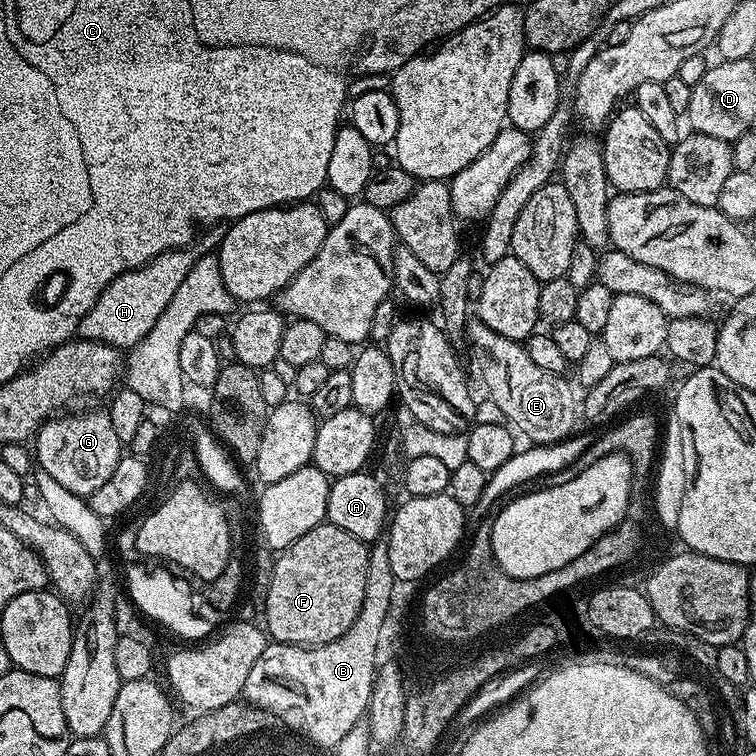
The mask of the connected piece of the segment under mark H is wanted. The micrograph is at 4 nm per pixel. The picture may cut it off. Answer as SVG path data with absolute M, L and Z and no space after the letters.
M182 247L163 252L154 259L148 260L141 268L132 268L129 272L124 272L118 278L111 280L102 290L102 294L96 297L94 306L90 306L88 313L80 319L79 335L86 340L101 340L104 344L110 344L121 350L135 348L139 340L146 338L146 334L152 329L154 322L158 322L162 310L166 310L166 306L174 297L178 286L182 286L182 278L186 278L186 274L192 269L194 256L191 256L188 251L187 247Z

